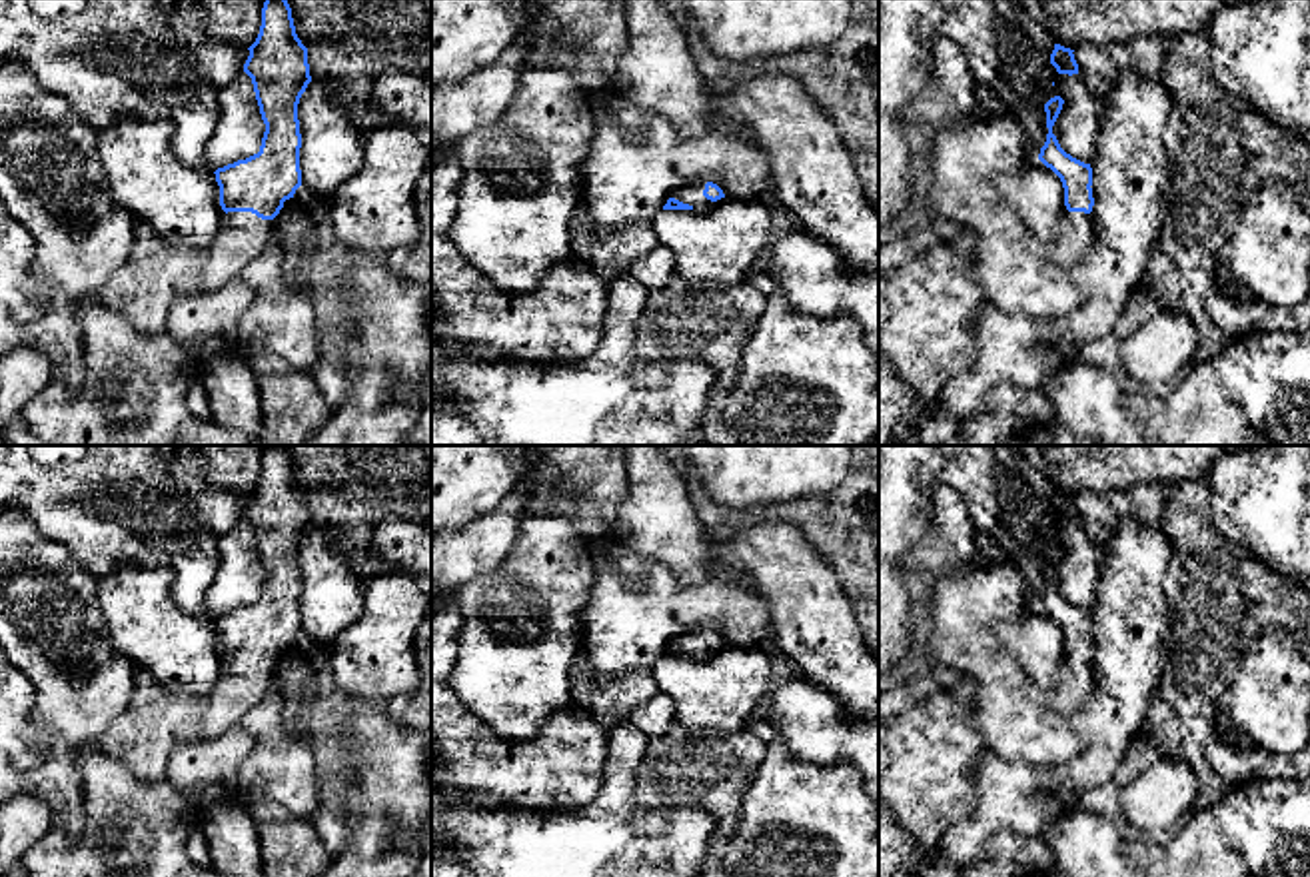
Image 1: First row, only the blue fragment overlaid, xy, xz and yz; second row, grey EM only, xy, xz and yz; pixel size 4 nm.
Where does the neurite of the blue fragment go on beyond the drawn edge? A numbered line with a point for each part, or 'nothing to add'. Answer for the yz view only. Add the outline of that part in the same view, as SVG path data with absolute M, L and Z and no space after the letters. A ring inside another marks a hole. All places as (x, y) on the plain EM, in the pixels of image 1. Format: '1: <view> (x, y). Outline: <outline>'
1: yz (1075, 686). Outline: M1064 659L1060 679L1050 695L1050 703L1064 717L1072 717L1094 693L1092 667L1084 659Z

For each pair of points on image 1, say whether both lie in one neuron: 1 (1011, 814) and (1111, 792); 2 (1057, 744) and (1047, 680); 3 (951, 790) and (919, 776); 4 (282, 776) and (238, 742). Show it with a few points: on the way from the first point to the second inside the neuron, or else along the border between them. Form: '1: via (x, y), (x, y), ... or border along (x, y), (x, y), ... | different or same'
1: border along (1113, 778), (1089, 790), (1075, 806) | different
2: border along (1013, 658), (1023, 674), (1047, 692) | different
3: via (943, 790), (933, 790), (927, 784) | same
4: border along (240, 722), (252, 752), (240, 766), (236, 796) | different

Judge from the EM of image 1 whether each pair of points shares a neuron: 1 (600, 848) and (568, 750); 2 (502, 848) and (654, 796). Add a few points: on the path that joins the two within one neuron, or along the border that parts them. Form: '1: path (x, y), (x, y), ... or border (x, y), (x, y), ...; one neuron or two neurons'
1: border (604, 762), (604, 784), (588, 804), (540, 812); two neurons
2: border (644, 756), (636, 800), (646, 808), (683, 808); two neurons

